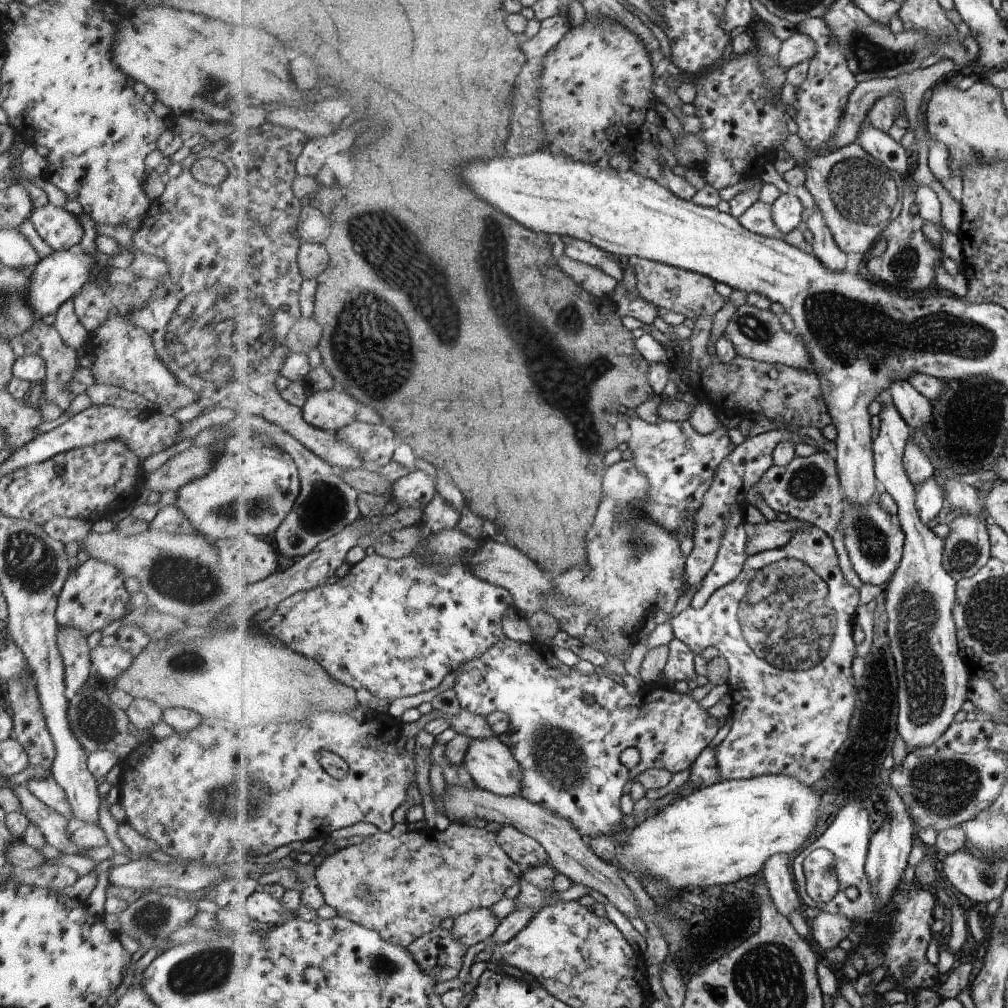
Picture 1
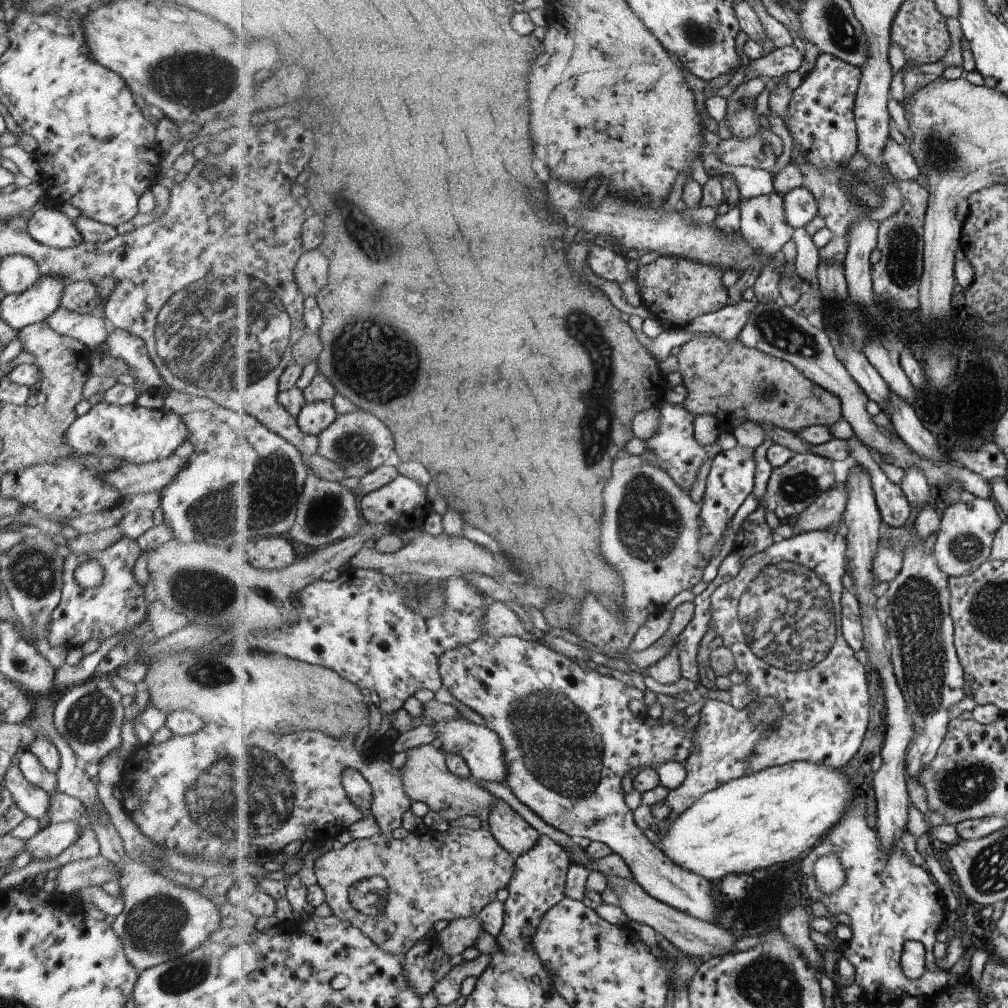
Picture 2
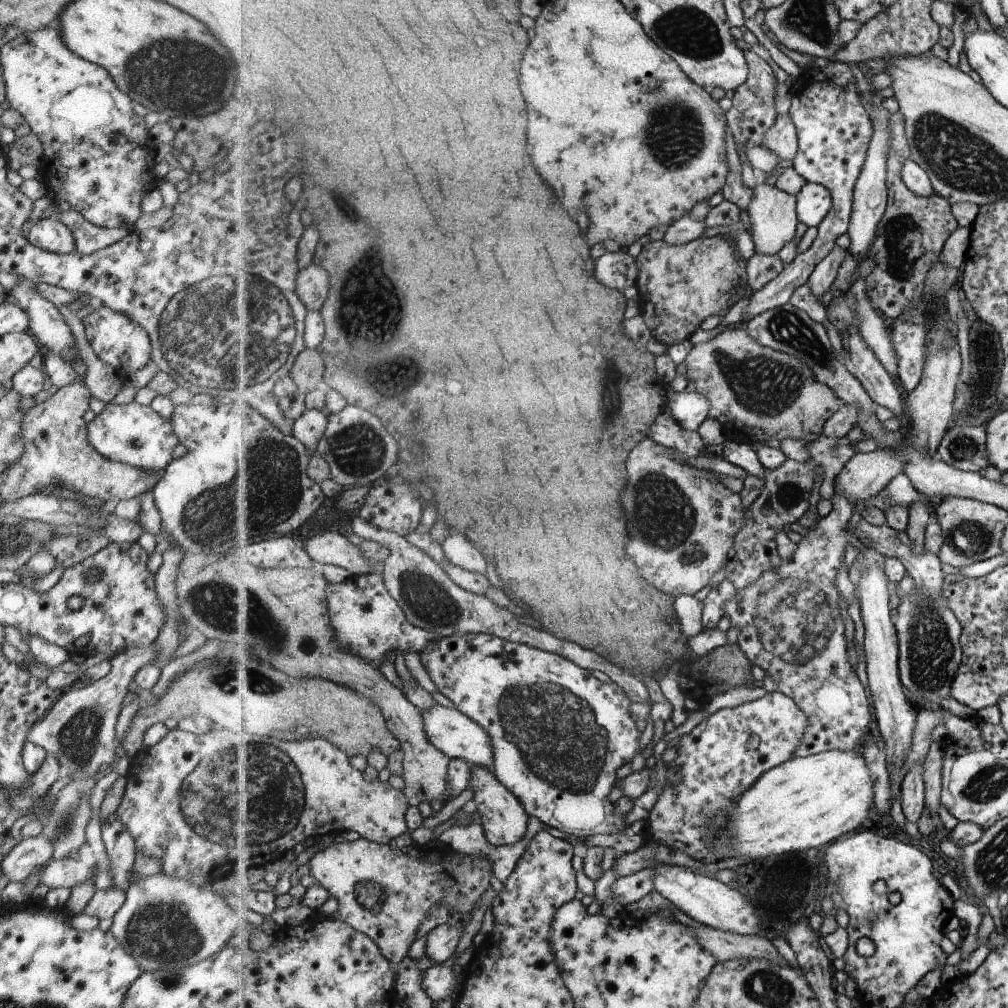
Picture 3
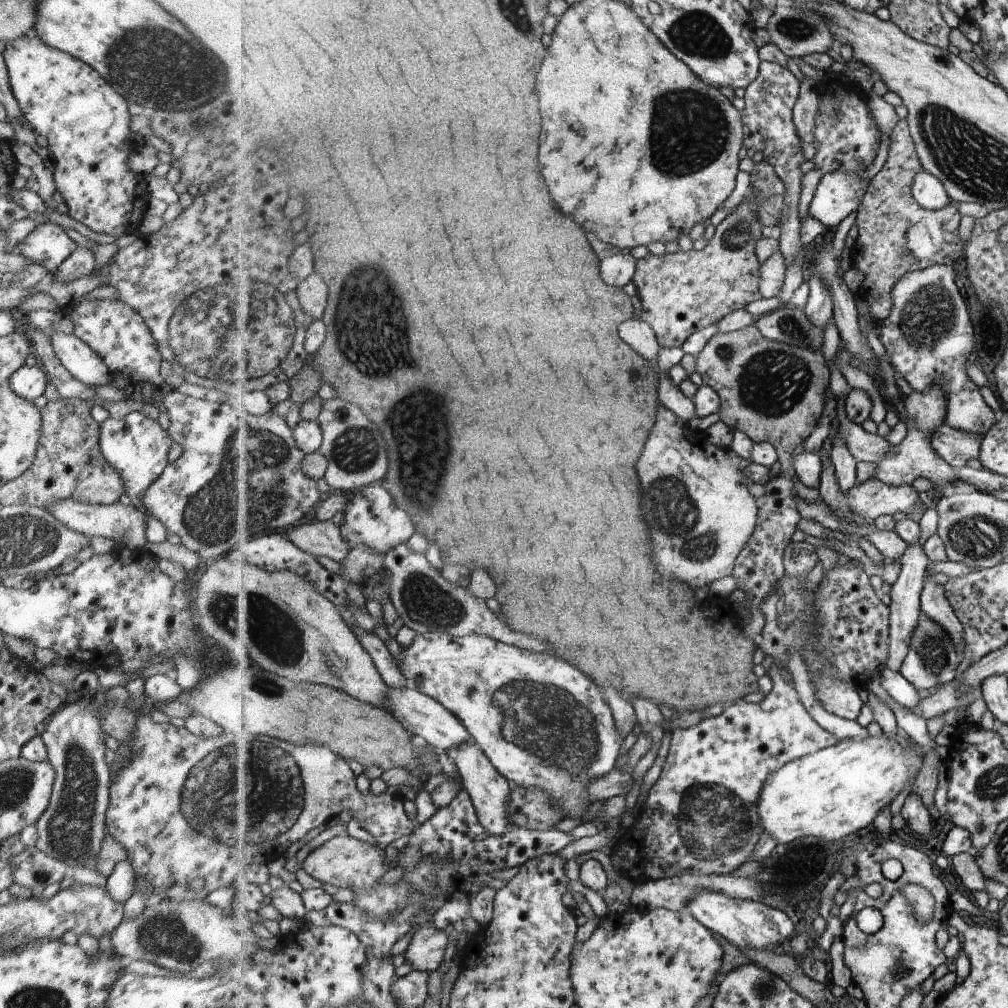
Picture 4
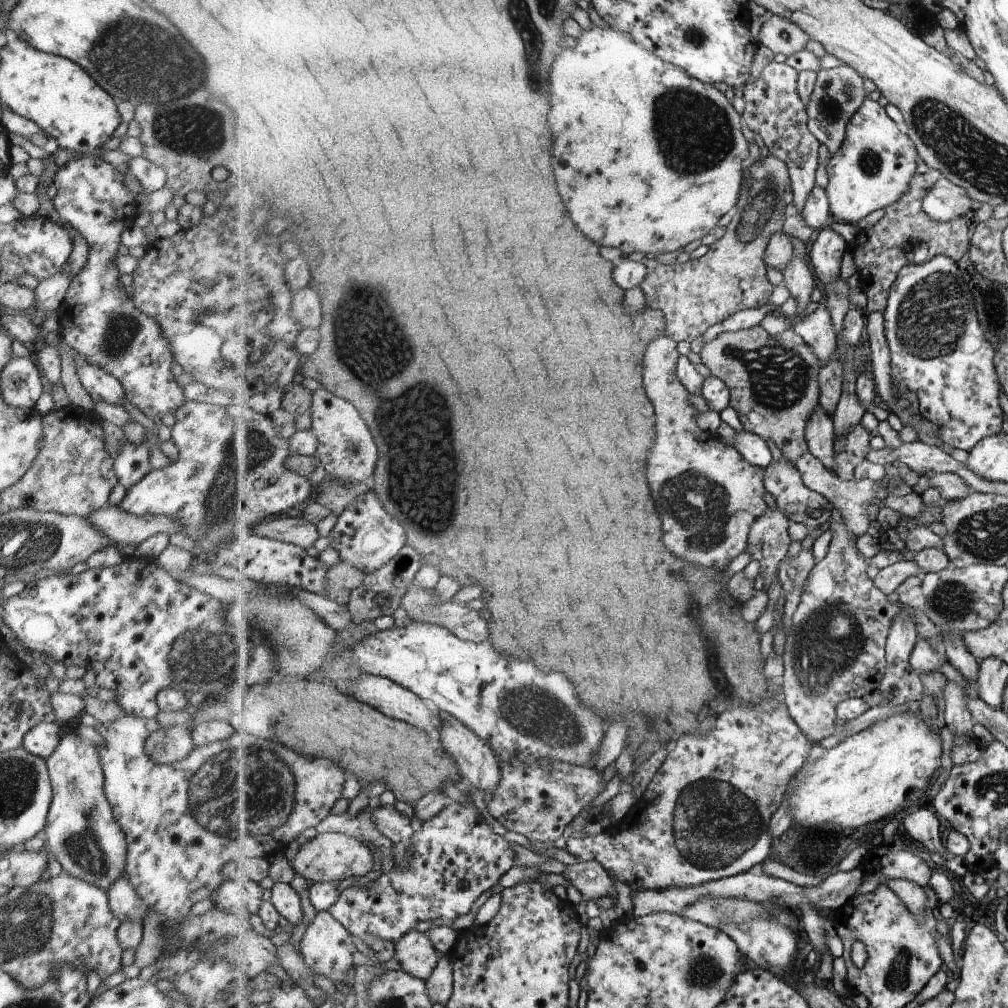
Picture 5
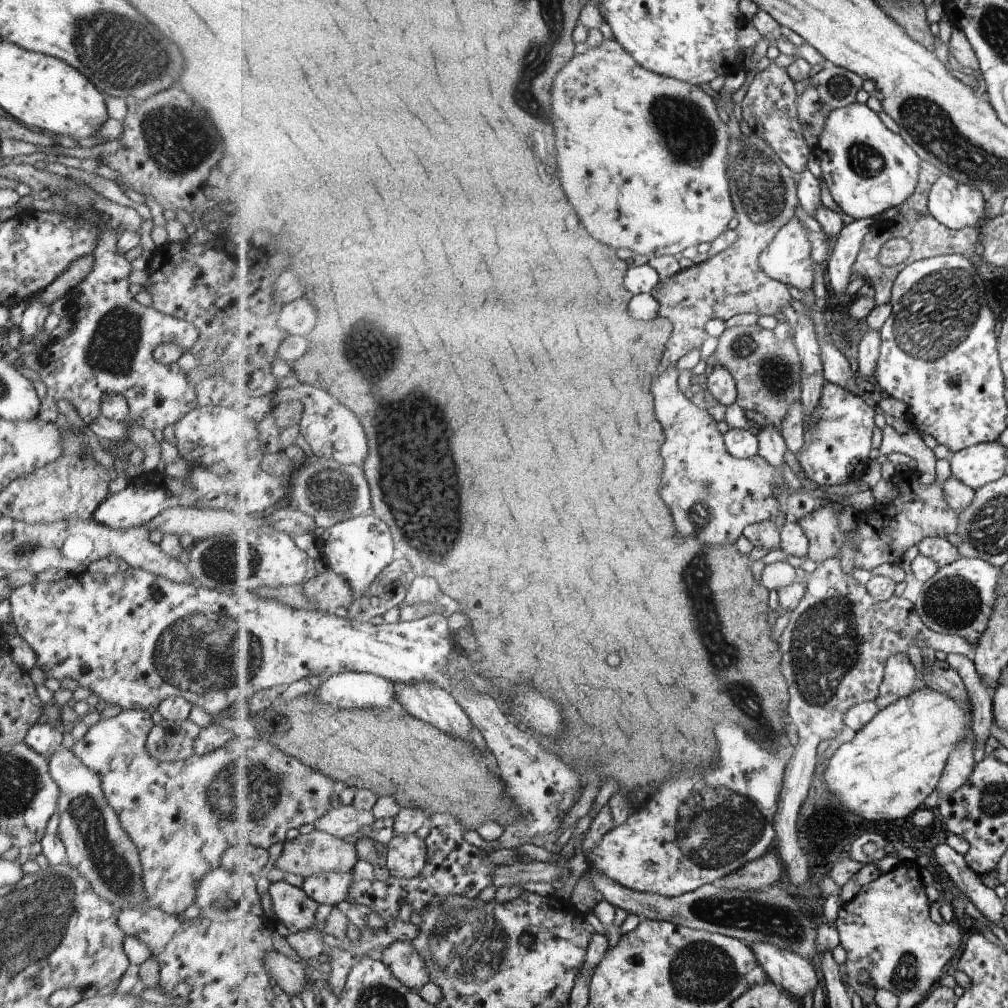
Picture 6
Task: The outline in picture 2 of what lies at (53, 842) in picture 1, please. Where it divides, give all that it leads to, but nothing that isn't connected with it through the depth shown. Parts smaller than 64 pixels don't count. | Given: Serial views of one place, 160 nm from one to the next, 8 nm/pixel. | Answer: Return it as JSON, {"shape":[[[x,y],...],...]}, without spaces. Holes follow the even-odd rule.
{"shape":[[[15,762],[5,772],[2,786],[9,792],[13,804],[26,817],[33,818],[39,822],[40,829],[51,824],[49,818],[47,818],[47,808],[49,808],[48,794],[45,794],[41,788],[29,784],[23,778],[23,774],[19,772],[19,768]]]}

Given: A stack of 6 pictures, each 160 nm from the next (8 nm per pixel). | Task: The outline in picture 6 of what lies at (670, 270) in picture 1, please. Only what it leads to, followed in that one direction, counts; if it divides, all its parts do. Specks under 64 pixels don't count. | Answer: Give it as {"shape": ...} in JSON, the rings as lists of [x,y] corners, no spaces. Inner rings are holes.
{"shape":[[[755,132],[749,136],[743,135],[740,139],[733,139],[733,154],[737,154],[737,158],[733,158],[733,162],[729,164],[729,178],[738,217],[738,226],[735,229],[738,234],[737,240],[714,257],[702,263],[693,264],[669,280],[661,281],[662,289],[659,293],[651,292],[659,301],[659,316],[673,323],[673,332],[665,346],[665,352],[658,358],[659,366],[663,371],[674,367],[677,360],[684,355],[694,351],[698,352],[701,344],[709,337],[705,330],[709,320],[720,318],[723,322],[727,322],[734,316],[747,313],[781,317],[781,312],[793,304],[789,285],[763,272],[758,260],[761,251],[771,244],[779,230],[795,216],[795,208],[799,206],[798,188],[795,188],[795,180],[793,180],[795,174],[789,168],[785,168],[781,157],[773,150],[773,147]]]}

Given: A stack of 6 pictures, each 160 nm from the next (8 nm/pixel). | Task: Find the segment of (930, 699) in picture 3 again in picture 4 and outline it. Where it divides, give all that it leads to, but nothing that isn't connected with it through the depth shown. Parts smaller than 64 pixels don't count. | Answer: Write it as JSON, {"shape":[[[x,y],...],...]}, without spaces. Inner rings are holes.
{"shape":[[[925,613],[921,614],[918,627],[911,639],[911,648],[902,664],[903,676],[918,690],[938,689],[941,685],[956,681],[956,674],[962,663],[962,651],[953,642],[949,633]]]}

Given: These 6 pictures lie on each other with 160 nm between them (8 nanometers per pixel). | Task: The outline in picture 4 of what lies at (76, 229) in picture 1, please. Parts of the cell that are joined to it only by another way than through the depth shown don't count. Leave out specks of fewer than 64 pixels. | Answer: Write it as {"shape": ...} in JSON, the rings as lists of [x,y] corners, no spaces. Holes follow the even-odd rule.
{"shape":[[[48,222],[37,224],[15,245],[14,250],[52,274],[76,247],[62,227]]]}

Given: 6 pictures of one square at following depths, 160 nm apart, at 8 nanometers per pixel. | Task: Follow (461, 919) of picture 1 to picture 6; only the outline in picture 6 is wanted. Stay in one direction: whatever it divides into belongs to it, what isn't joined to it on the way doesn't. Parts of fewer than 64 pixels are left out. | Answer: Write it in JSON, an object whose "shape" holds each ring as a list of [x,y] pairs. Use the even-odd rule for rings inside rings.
{"shape":[[[411,941],[394,942],[383,950],[382,961],[409,989],[419,991],[429,982],[429,972],[425,968],[425,962],[417,954]]]}

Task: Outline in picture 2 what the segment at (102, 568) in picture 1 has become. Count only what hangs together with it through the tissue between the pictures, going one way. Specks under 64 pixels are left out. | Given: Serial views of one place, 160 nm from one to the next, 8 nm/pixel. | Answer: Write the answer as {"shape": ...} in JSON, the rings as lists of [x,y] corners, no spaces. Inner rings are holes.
{"shape":[[[123,537],[106,550],[100,552],[87,552],[87,554],[69,553],[63,559],[62,588],[60,589],[60,602],[51,612],[50,627],[47,628],[47,643],[51,647],[81,647],[88,640],[103,642],[111,636],[117,636],[146,618],[146,601],[143,598],[144,588],[141,588],[131,570],[135,560],[142,551],[135,540]],[[87,560],[99,562],[103,568],[101,584],[95,588],[81,588],[73,574],[79,564]]]}

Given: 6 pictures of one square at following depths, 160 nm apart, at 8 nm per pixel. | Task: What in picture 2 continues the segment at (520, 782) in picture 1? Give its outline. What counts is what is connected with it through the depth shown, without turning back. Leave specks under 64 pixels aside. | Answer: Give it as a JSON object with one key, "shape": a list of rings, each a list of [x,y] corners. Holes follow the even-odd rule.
{"shape":[[[462,716],[448,721],[434,721],[431,722],[431,726],[441,750],[461,755],[470,766],[473,777],[477,780],[490,780],[505,784],[508,778],[507,757],[503,742],[497,732],[491,730],[486,724],[474,724]]]}

